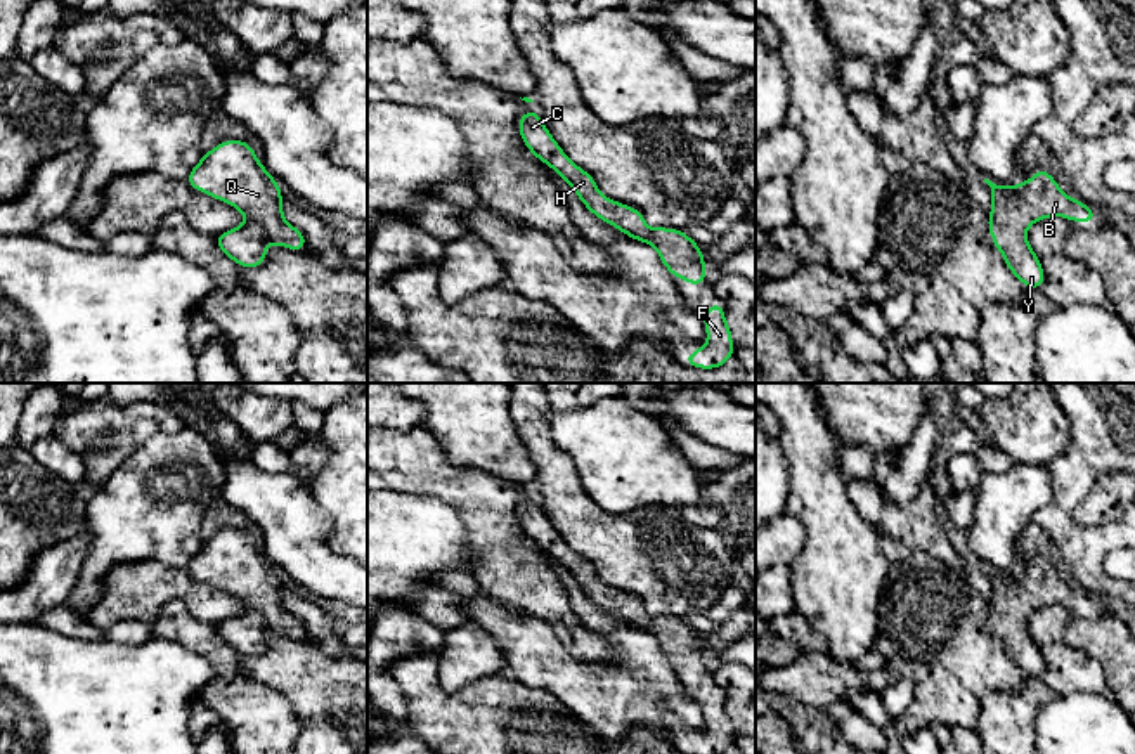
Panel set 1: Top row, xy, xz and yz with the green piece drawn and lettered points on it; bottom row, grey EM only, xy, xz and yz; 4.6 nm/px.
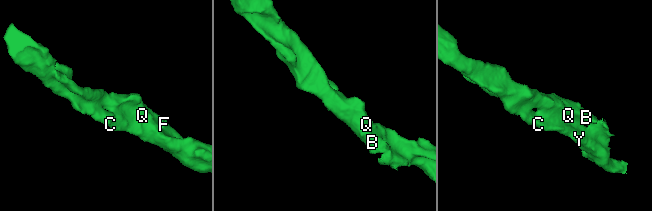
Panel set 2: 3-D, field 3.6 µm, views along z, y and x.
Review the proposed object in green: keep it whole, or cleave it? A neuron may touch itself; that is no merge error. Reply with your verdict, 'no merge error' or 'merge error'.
no merge error

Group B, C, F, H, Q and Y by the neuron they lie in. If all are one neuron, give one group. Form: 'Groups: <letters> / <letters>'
Groups: B C F H Q Y

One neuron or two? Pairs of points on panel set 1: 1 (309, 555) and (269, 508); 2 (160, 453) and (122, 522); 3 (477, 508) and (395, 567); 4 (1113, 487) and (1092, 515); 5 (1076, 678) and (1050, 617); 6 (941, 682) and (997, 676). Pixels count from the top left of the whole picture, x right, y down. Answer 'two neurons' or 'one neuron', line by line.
1: one neuron
2: one neuron
3: two neurons
4: one neuron
5: two neurons
6: one neuron

